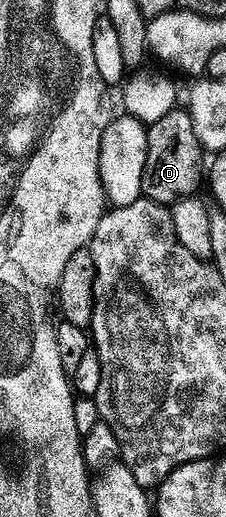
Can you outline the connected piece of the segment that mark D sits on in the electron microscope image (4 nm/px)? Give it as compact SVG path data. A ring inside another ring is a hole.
M175 106L158 121L147 125L147 131L148 145L141 182L143 199L171 206L174 201L193 195L200 180L202 182L202 172L200 176L202 149L198 142L198 134L194 134L194 122L188 111Z

